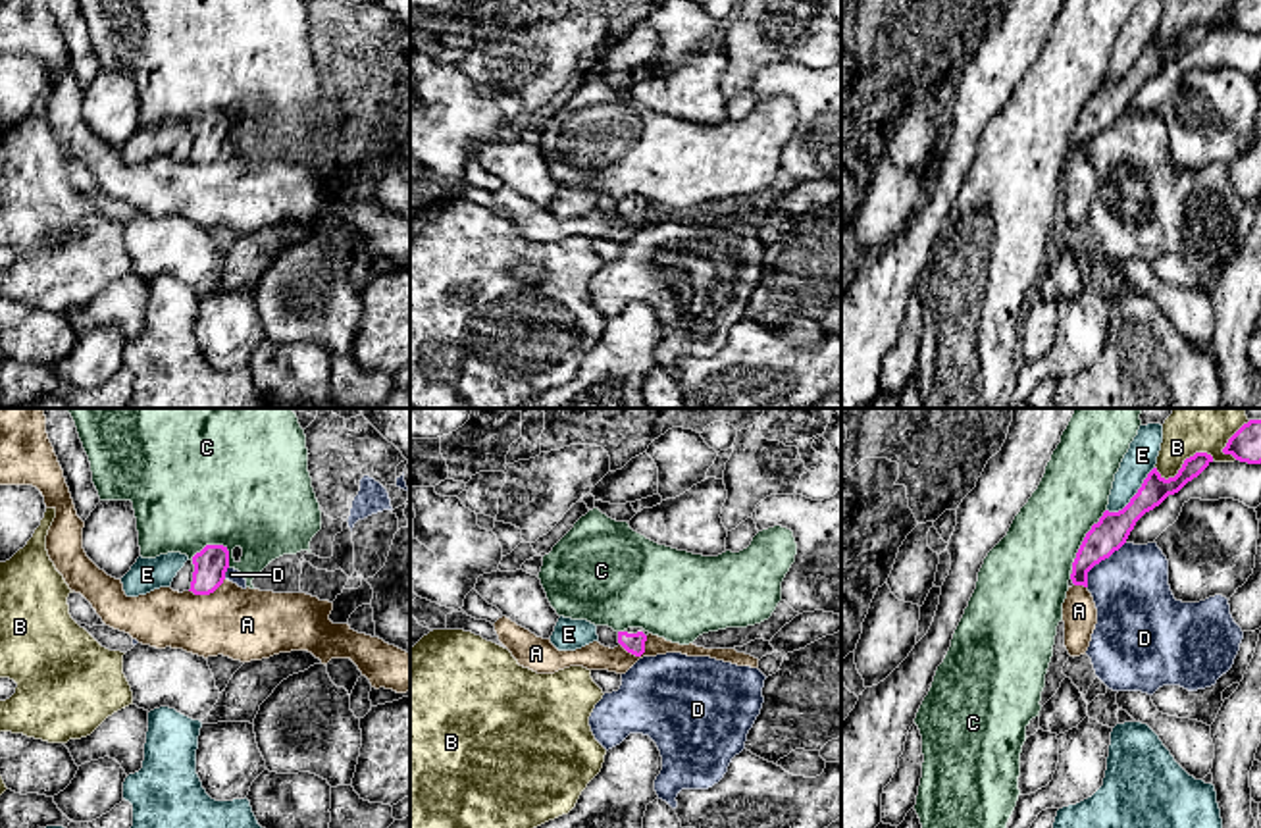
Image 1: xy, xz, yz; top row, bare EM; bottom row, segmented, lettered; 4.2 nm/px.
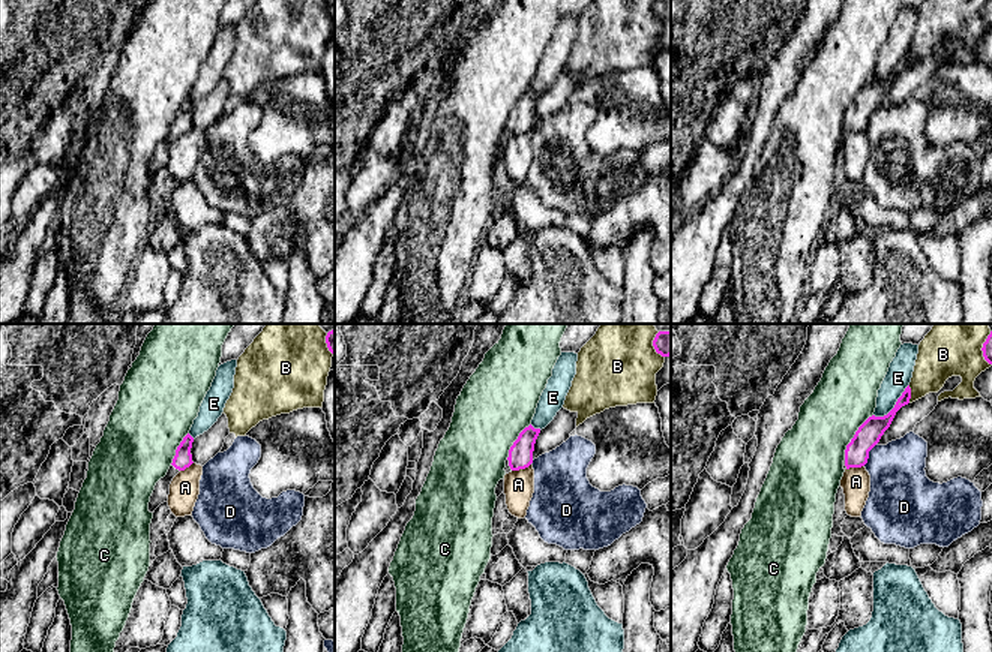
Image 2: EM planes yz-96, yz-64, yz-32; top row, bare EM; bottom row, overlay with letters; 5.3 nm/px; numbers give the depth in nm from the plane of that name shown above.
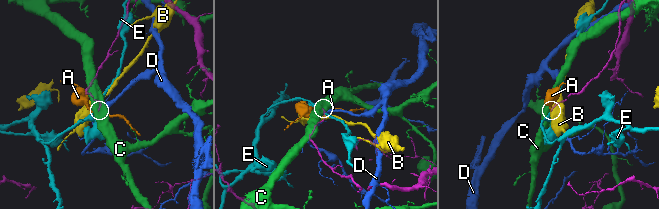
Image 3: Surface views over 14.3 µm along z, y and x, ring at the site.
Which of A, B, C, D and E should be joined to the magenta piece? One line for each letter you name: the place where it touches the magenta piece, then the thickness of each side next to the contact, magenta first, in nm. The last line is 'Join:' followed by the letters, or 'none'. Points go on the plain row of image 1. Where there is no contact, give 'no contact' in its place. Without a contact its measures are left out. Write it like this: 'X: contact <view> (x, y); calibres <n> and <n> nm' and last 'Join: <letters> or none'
Join: none

